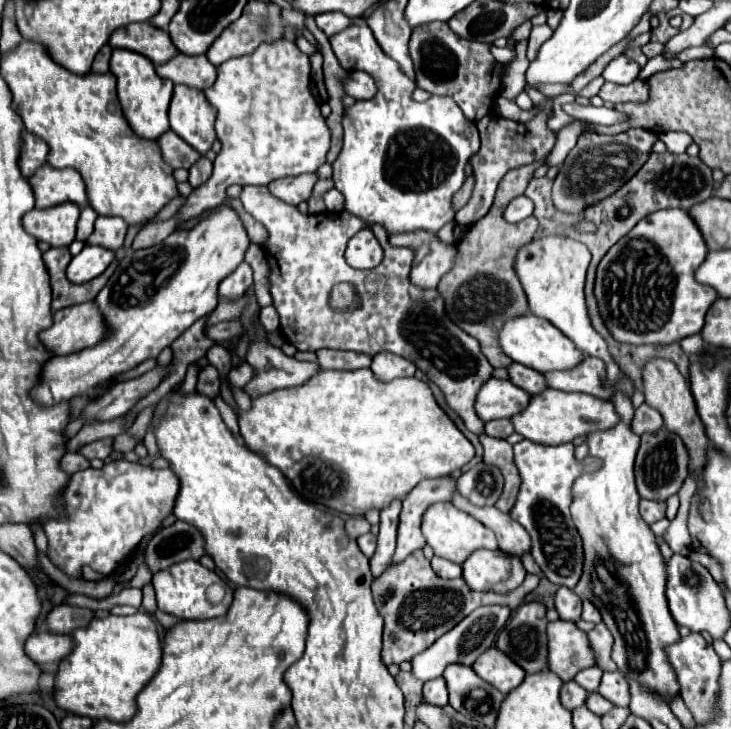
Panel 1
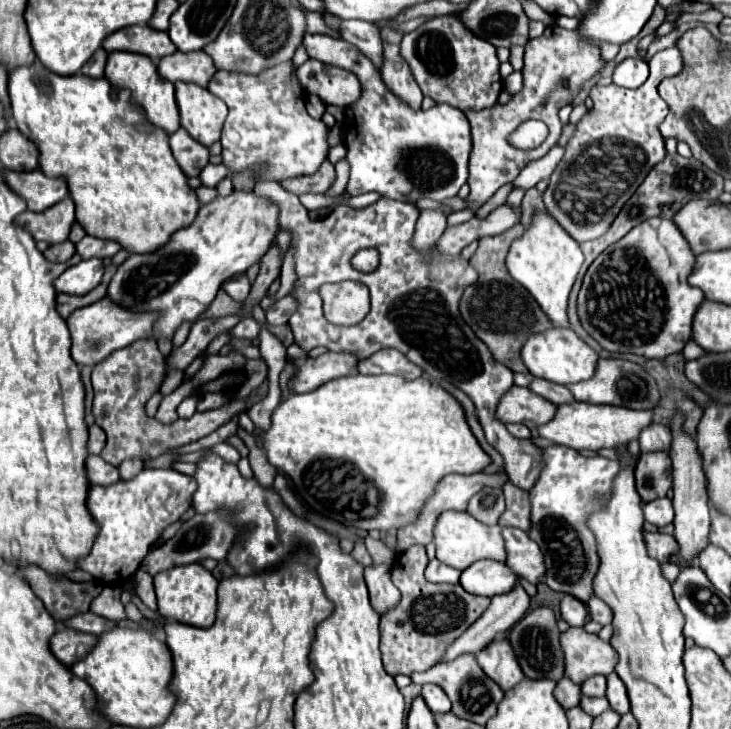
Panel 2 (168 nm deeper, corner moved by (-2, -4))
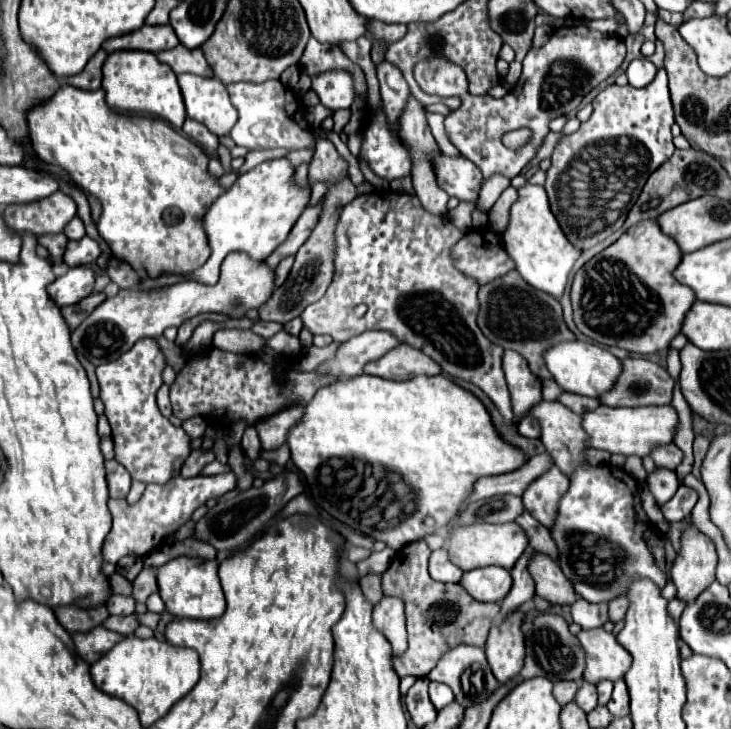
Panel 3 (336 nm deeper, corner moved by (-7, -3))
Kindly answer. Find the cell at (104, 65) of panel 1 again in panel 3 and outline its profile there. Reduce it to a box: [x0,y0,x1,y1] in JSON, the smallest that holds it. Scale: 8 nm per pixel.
[67,49,107,89]

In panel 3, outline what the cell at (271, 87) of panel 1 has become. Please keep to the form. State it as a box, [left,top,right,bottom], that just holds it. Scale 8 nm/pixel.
[225,81,315,151]

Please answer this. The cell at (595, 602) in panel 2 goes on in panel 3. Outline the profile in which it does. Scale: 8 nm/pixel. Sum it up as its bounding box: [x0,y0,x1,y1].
[609,597,627,623]

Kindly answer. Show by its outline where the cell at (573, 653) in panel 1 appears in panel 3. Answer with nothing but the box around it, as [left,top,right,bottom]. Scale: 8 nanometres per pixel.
[577,629,631,683]

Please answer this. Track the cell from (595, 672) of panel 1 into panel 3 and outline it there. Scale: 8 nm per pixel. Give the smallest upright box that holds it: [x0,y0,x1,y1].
[597,681,613,705]

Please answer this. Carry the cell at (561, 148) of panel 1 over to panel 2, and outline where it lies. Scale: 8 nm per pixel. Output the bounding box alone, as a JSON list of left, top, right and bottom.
[512,146,564,190]

